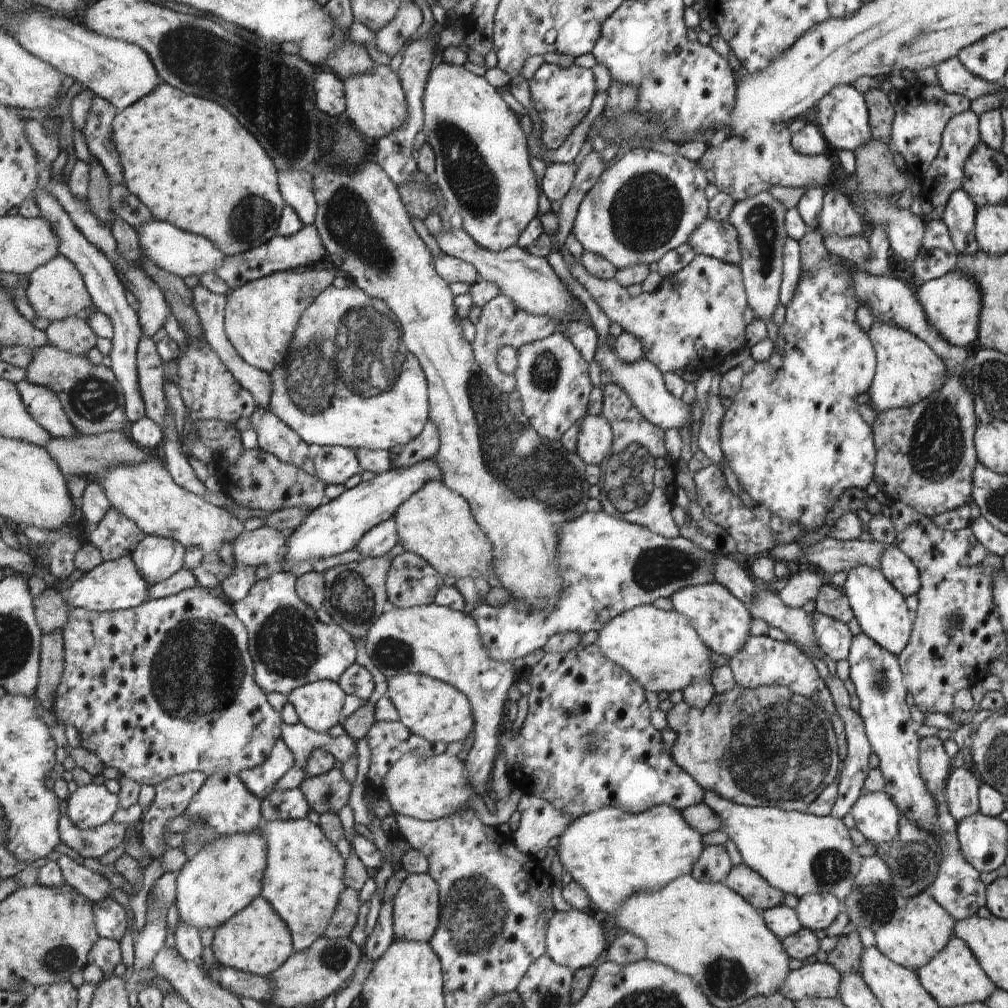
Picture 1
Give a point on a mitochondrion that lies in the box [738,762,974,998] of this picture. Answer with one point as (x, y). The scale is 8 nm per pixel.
(831, 867)

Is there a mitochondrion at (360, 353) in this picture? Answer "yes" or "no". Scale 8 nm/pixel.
yes

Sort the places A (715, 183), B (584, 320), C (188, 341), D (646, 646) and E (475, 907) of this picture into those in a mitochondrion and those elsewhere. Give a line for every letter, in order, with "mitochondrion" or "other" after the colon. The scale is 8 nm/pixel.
A: other
B: other
C: other
D: other
E: mitochondrion

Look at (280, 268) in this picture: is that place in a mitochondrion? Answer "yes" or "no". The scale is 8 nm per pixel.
no

